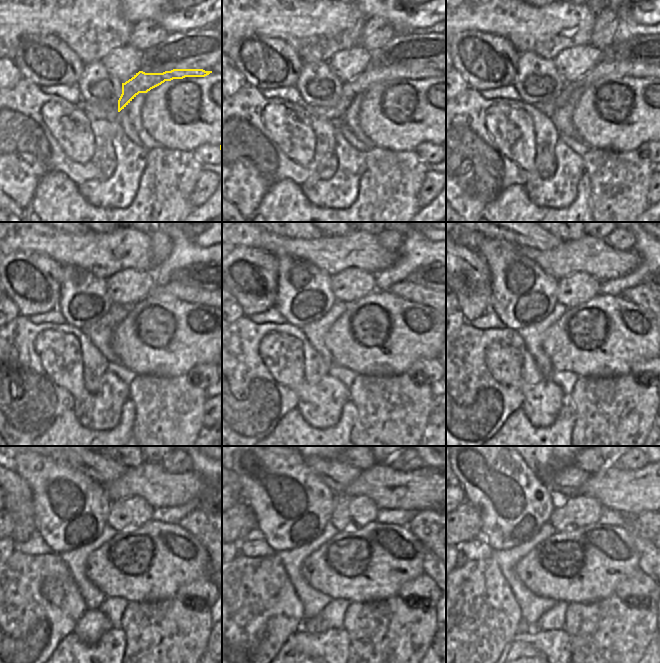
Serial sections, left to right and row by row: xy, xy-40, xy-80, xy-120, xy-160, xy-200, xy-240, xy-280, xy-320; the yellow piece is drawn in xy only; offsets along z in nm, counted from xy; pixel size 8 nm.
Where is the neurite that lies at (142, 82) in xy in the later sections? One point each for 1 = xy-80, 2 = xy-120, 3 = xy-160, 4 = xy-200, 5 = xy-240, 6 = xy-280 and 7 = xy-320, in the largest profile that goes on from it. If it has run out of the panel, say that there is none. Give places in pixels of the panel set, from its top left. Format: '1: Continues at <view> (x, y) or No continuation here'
1: Continues at xy-80 (606, 68)
2: Continues at xy-120 (183, 292)
3: Continues at xy-160 (409, 291)
4: Continues at xy-200 (642, 295)
5: Continues at xy-240 (201, 524)
6: Continues at xy-280 (425, 525)
7: Continues at xy-320 (649, 524)

